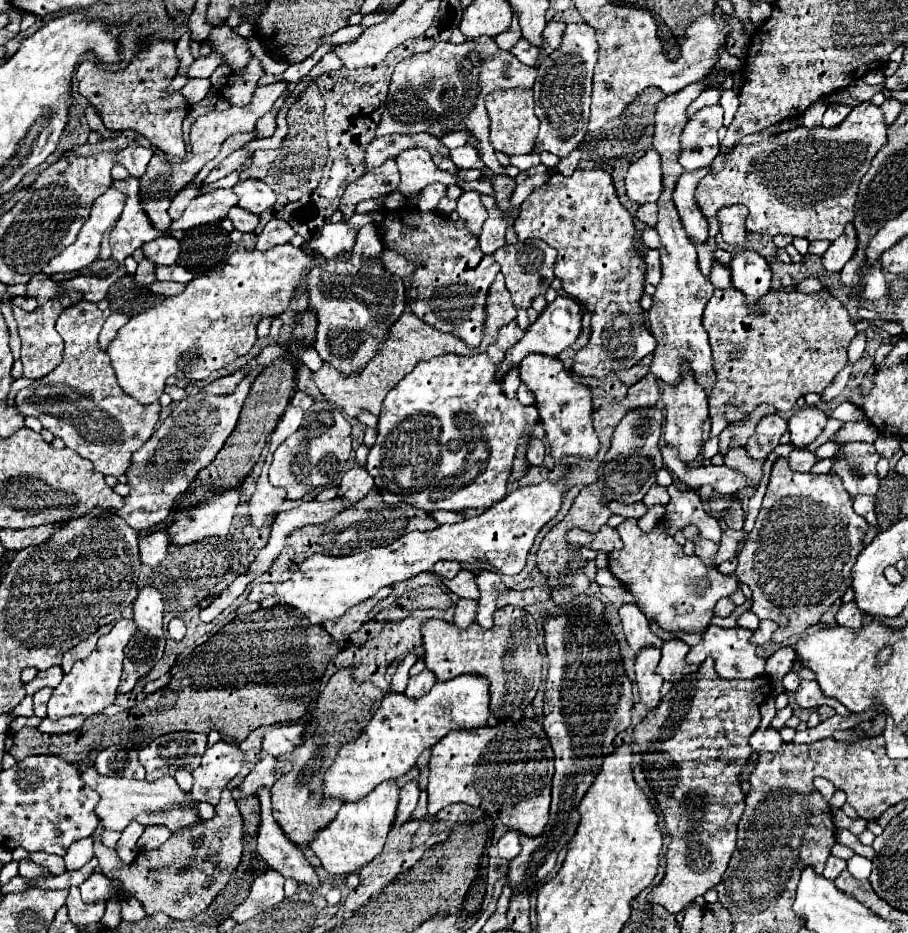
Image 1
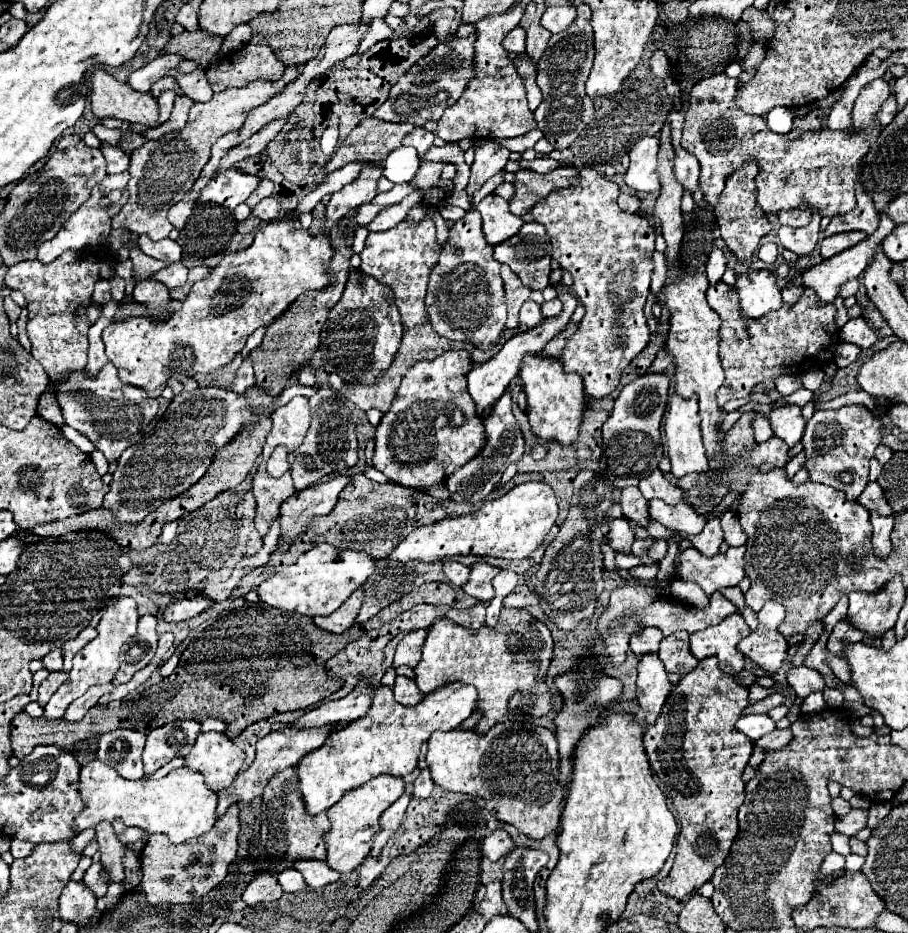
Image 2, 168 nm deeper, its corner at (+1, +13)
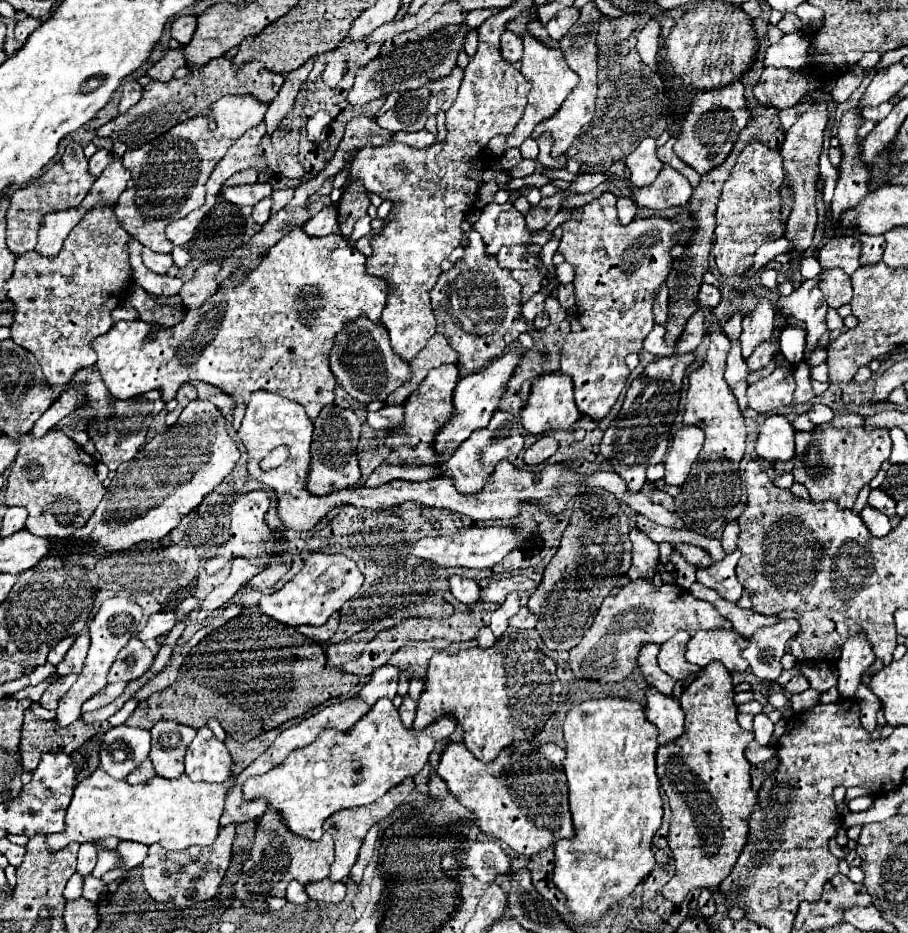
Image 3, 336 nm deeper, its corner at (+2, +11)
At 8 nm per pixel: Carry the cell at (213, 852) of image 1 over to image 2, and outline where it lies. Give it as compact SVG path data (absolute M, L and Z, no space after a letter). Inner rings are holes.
M234 803L222 817L216 819L210 831L206 831L202 837L196 837L194 841L186 841L182 845L170 845L168 837L162 837L162 833L158 835L154 833L140 853L140 865L142 865L140 889L146 893L146 899L152 905L158 903L182 905L182 903L192 903L198 897L206 895L226 877L228 865L236 859L238 833L240 833L238 805Z

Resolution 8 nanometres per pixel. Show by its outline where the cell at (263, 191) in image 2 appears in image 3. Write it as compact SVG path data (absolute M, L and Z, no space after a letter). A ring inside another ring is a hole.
M263 199L263 201L259 201L255 207L253 207L253 219L255 219L255 223L257 225L263 225L267 219L269 219L269 215L271 215L271 199Z

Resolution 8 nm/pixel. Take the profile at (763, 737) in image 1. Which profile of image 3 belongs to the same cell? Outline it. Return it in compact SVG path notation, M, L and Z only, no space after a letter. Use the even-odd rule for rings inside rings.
M765 713L755 715L753 721L753 733L755 733L755 741L759 745L769 745L771 741L771 733L773 733L773 723L769 721L769 717Z

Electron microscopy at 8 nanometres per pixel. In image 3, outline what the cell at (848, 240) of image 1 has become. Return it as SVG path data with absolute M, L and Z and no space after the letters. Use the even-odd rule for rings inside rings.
M843 237L843 239L831 239L821 251L819 261L823 269L841 267L847 275L851 275L855 269L859 269L859 253L861 253L861 241L857 237Z

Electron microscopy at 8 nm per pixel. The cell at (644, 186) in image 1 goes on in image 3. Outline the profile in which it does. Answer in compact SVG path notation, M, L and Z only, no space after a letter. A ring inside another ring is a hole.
M645 137L639 147L627 157L627 167L631 171L631 183L635 187L645 187L645 185L651 185L663 163L657 159L655 155L655 139L653 137Z

